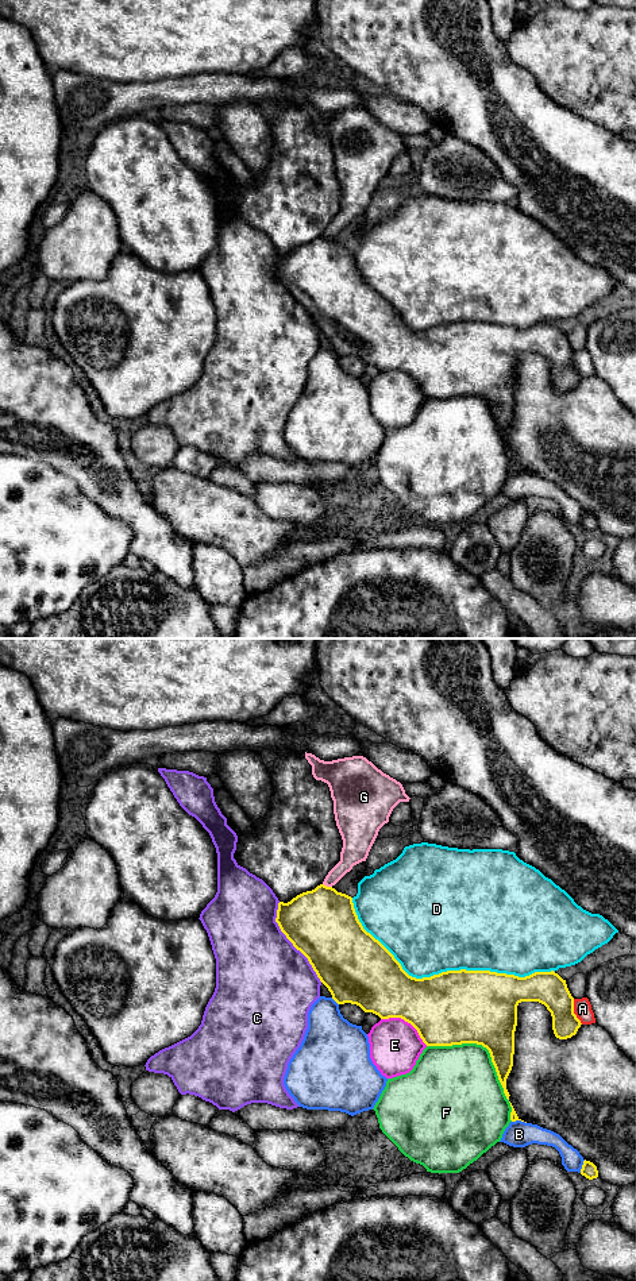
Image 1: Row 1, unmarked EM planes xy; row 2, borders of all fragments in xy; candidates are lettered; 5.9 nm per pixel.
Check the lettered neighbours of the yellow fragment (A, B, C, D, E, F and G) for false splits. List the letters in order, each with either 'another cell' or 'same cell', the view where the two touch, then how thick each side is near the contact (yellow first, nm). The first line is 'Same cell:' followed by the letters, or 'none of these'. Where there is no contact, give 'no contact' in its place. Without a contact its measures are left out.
Same cell: none of these
A: another cell; contact in xy; calibres 200 and 110 nm
B: another cell; contact in xy; calibres 90 and 120 nm
C: another cell; contact in xy; calibres 420 and 500 nm
D: another cell; contact in xy; calibres 440 and 500 nm
E: another cell; contact in xy; calibres 420 and 300 nm
F: another cell; contact in xy; calibres 360 and 460 nm
G: another cell; contact in xy; calibres 420 and 140 nm

